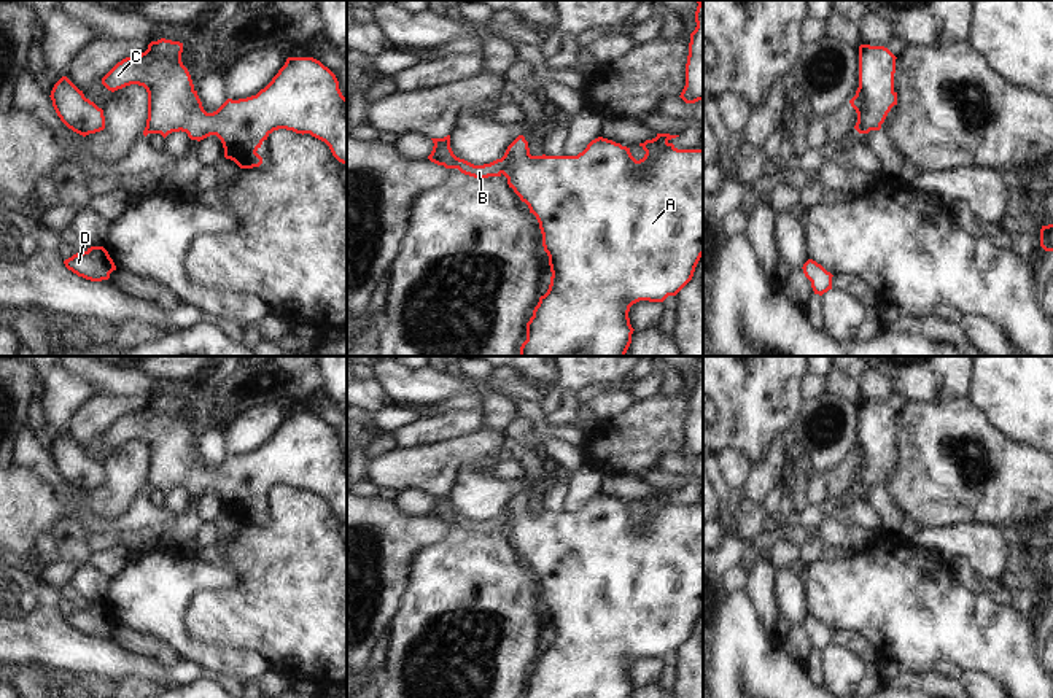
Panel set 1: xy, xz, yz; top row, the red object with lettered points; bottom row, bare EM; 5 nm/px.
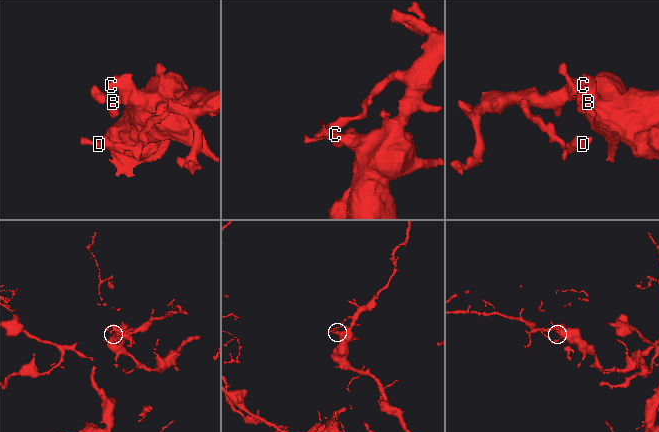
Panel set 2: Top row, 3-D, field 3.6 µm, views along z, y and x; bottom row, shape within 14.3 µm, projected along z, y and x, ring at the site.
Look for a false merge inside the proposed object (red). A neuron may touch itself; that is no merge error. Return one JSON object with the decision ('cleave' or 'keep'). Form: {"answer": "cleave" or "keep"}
{"answer": "cleave"}

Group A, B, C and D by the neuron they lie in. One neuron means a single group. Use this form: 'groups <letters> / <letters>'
groups A C D / B

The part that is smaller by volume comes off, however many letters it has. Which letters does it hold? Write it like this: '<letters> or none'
B

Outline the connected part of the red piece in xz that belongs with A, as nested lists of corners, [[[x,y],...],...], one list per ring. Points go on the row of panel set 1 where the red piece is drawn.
[[[657,134],[639,143],[646,151],[639,161],[630,148],[603,137],[577,156],[531,156],[523,135],[507,146],[501,173],[536,216],[552,272],[549,289],[526,323],[520,356],[625,356],[635,331],[630,307],[639,301],[663,302],[692,280],[703,256],[703,149],[678,149],[670,142],[676,137]]]

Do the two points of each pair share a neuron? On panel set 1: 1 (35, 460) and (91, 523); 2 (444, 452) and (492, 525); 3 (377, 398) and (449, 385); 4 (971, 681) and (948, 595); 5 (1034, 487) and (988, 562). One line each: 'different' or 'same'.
1: same
2: same
3: different
4: different
5: different

